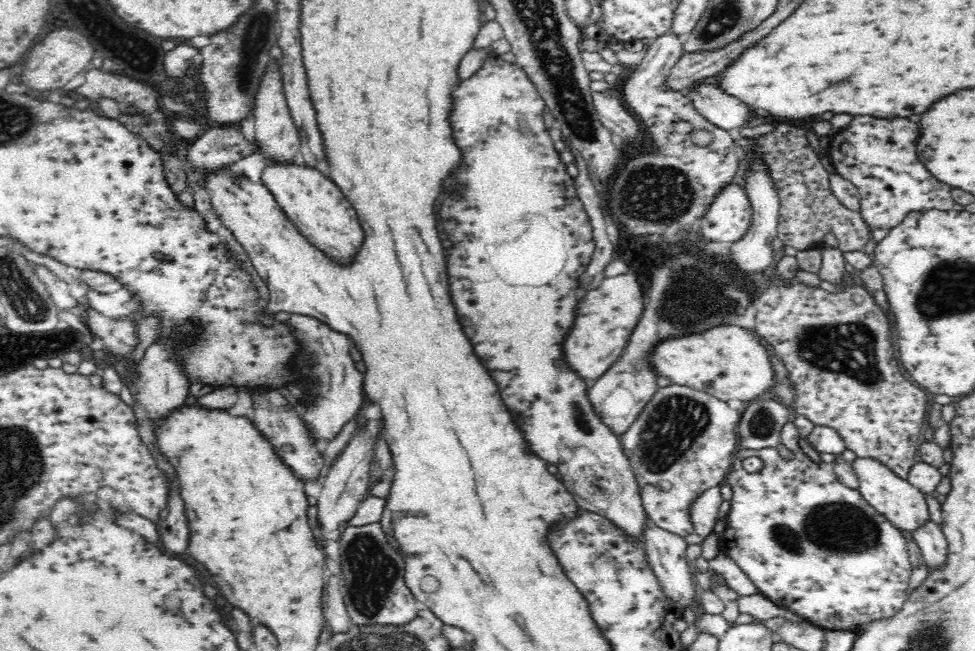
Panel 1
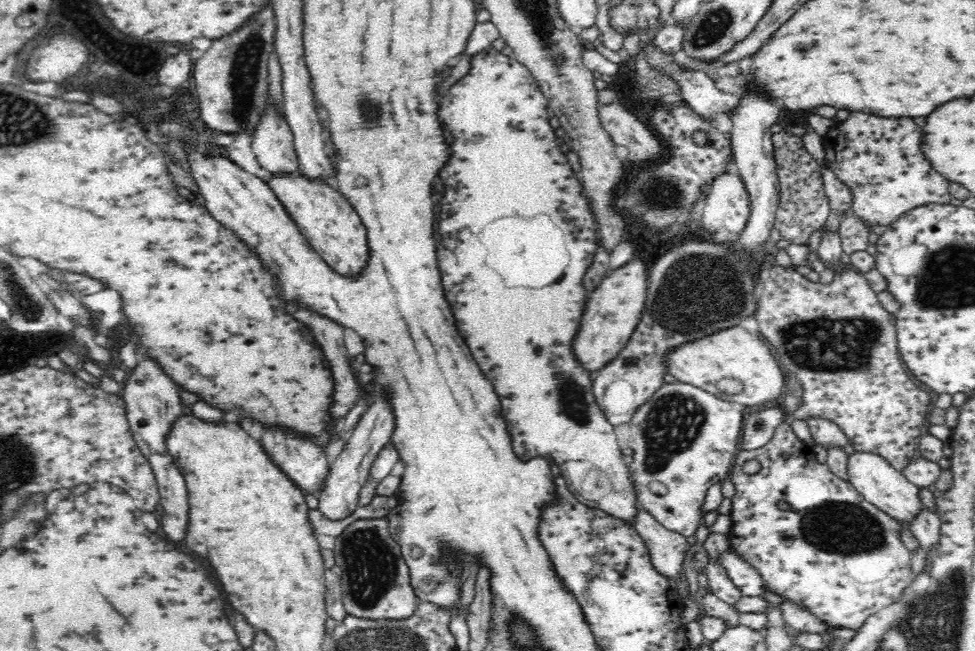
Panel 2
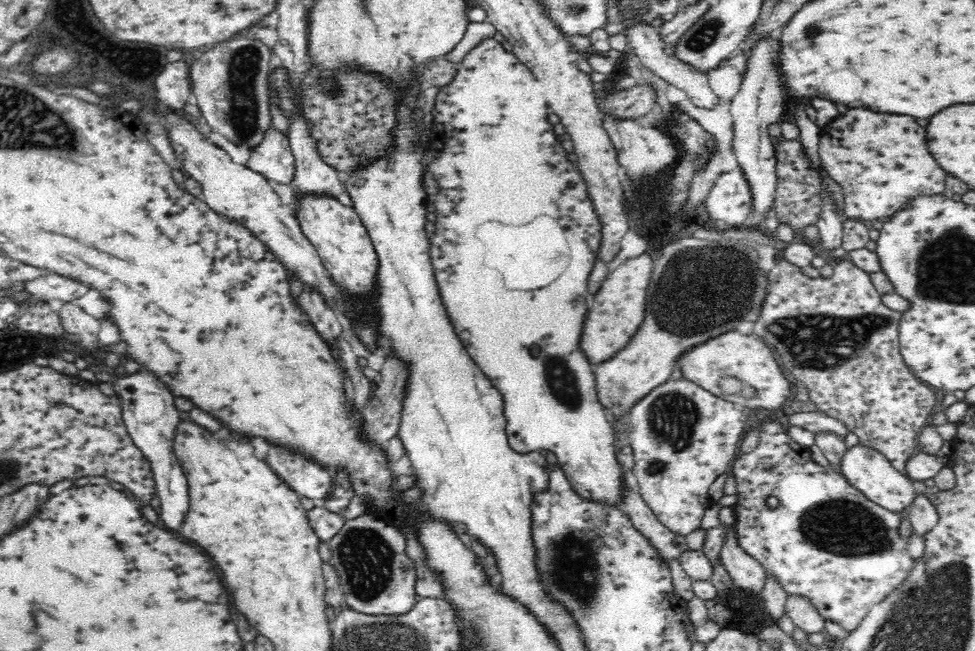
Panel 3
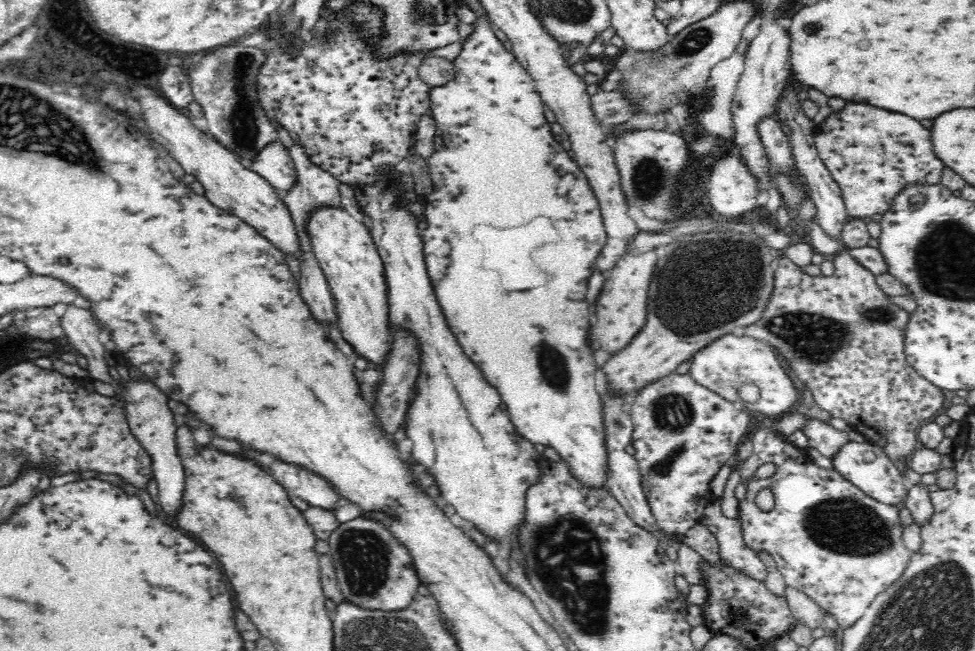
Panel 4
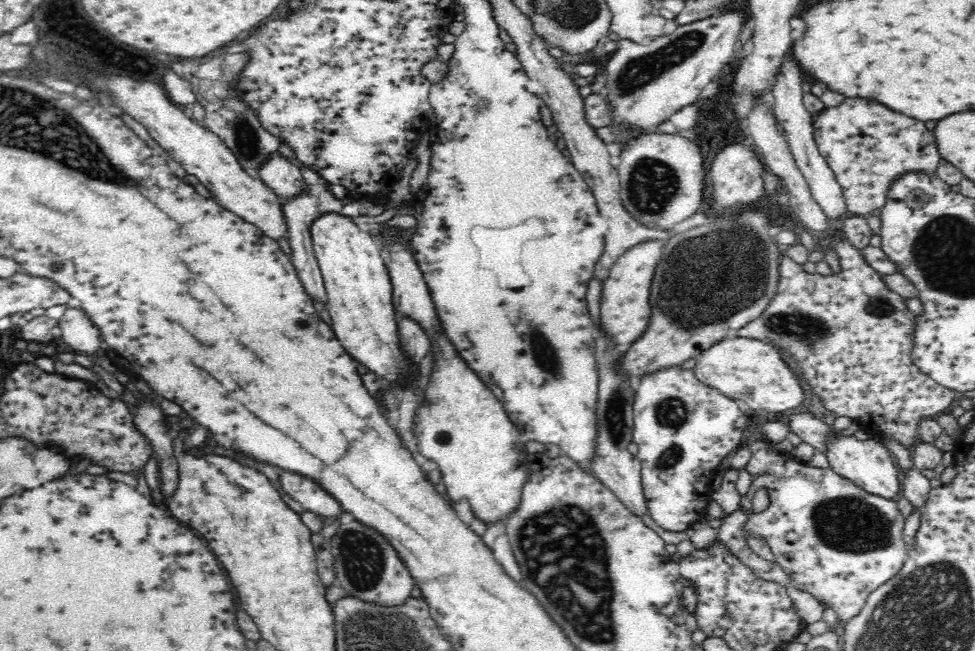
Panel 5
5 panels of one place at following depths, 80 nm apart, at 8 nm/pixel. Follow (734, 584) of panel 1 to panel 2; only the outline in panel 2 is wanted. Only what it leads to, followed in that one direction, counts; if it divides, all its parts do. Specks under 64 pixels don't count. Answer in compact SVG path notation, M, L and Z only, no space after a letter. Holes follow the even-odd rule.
M730 546L720 554L720 563L724 565L732 582L744 596L763 596L766 589L764 577L752 563L746 561L740 553Z

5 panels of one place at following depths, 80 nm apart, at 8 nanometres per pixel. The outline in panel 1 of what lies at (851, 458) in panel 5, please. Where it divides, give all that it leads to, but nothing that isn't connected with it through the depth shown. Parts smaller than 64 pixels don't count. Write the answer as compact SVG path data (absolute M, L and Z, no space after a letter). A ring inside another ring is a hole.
M856 457L852 460L852 468L858 481L857 489L863 498L902 532L910 533L918 525L930 520L925 494L897 472L886 467L881 460L874 457Z

